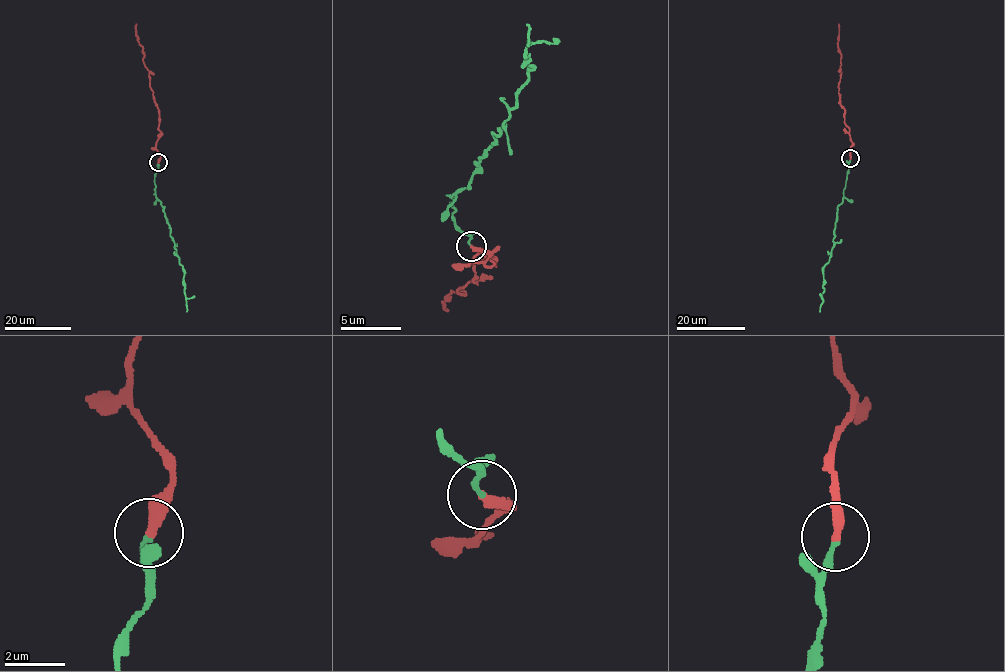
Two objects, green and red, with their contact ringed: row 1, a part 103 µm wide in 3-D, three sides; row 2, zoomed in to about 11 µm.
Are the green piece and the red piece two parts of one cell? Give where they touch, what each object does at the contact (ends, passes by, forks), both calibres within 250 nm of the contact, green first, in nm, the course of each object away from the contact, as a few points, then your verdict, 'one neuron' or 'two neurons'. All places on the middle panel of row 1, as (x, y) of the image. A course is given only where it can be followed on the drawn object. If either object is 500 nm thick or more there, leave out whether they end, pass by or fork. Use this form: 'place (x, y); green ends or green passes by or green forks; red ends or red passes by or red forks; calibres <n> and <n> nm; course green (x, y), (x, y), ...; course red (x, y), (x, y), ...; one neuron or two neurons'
place (471, 246); green ends; red ends; calibres 170 and 360 nm; course green (470, 245), (451, 194), (468, 190), (477, 159), (495, 141), (493, 132), (532, 68), (525, 55), (530, 24); course red (470, 245), (471, 266), (494, 267), (474, 264), (449, 312); one neuron

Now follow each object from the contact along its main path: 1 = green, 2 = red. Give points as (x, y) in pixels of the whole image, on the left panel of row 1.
1: (158, 163), (155, 196), (164, 208), (170, 236), (184, 272), (187, 311)
2: (158, 163), (158, 110), (136, 24)

